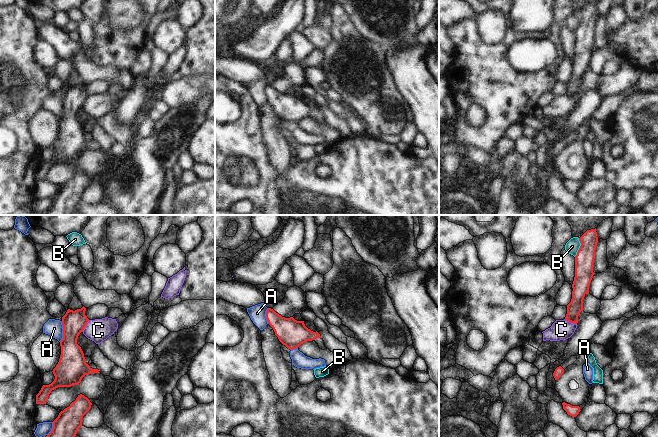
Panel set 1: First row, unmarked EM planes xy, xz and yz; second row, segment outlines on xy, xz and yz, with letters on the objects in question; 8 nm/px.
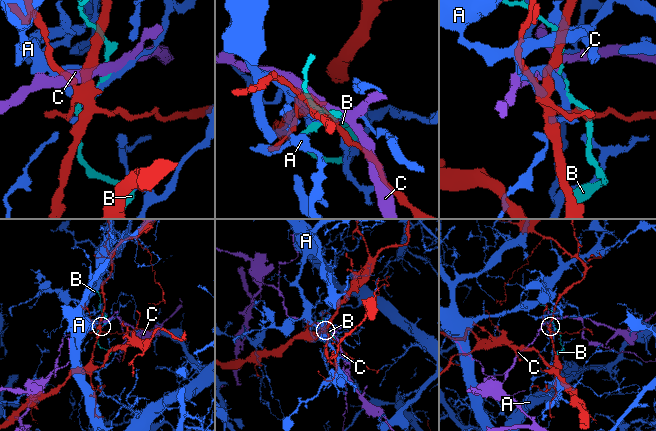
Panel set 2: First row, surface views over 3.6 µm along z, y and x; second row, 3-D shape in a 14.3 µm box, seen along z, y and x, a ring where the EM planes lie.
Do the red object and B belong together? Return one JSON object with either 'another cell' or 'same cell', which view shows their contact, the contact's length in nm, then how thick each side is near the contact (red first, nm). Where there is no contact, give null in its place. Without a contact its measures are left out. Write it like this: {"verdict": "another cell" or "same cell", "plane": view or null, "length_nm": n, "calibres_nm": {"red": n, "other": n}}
{"verdict": "another cell", "plane": "yz", "length_nm": 160, "calibres_nm": {"red": 150, "other": 110}}

